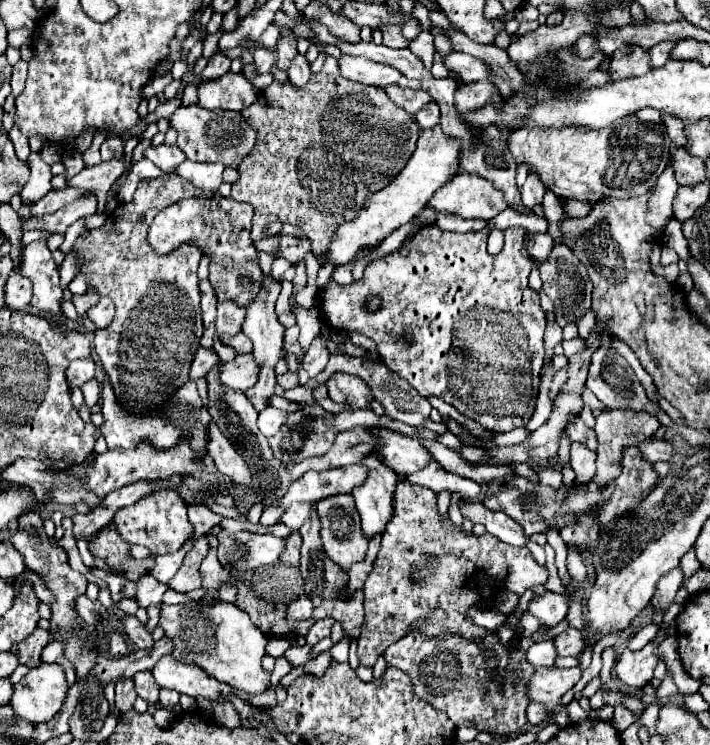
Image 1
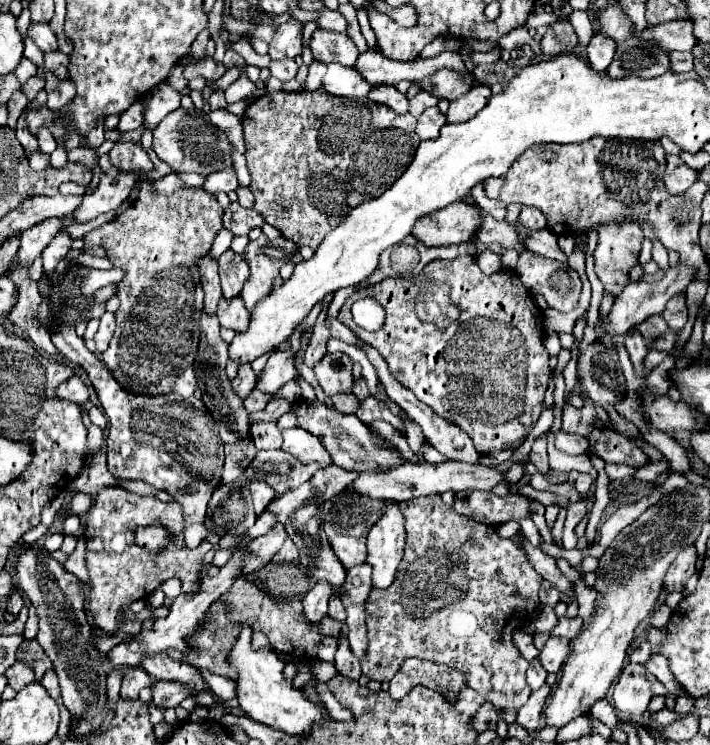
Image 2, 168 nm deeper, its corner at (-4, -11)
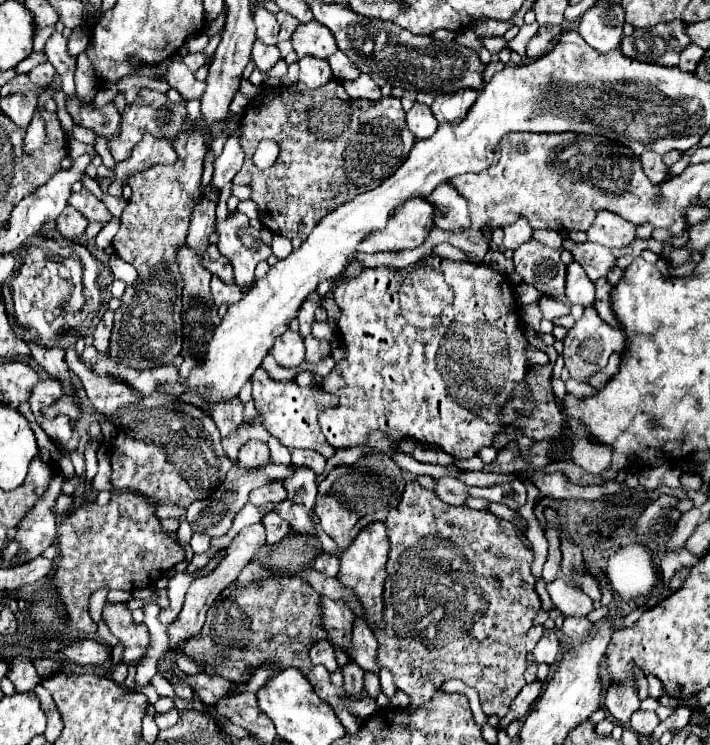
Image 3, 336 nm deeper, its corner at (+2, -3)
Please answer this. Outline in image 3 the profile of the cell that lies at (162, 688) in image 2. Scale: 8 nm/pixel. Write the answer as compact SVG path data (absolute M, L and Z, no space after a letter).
M195 673L195 675L183 675L181 681L189 683L197 697L203 703L215 703L221 697L227 697L227 693L231 691L233 683L219 677L219 675L207 675L207 673Z

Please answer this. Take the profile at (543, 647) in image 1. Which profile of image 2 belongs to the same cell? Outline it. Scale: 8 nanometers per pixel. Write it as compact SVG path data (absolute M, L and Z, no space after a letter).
M533 659L529 669L527 669L527 683L531 689L539 689L543 683L545 683L545 677L547 677L547 671L541 667L539 659Z

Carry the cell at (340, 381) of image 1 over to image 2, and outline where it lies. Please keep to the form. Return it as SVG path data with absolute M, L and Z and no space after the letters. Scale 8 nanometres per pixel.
M325 353L325 357L313 367L317 381L327 397L335 393L349 393L353 385L351 359L343 353Z

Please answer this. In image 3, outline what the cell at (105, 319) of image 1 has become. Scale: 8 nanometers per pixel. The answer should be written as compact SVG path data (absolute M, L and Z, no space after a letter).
M105 311L103 319L99 321L99 325L95 327L95 333L93 333L93 339L95 339L93 345L97 347L97 351L107 351L111 327L113 327L113 311Z

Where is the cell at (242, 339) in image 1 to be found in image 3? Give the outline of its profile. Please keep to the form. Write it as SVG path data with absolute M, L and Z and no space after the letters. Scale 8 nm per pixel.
M239 397L216 404L204 402L201 407L207 413L210 412L209 415L215 421L215 425L217 425L217 429L219 429L222 437L230 435L237 429L237 425L243 421L243 405L241 405Z

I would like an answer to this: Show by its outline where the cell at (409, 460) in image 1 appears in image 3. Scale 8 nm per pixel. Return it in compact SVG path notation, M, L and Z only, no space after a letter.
M257 369L253 373L253 401L257 411L263 415L263 425L267 427L267 431L275 437L279 437L279 441L293 449L313 449L317 453L321 453L323 457L333 457L335 455L335 447L331 447L325 439L323 439L323 431L319 427L319 411L325 411L329 407L336 407L339 398L334 394L321 391L321 385L311 385L301 389L295 381L273 381L263 369Z

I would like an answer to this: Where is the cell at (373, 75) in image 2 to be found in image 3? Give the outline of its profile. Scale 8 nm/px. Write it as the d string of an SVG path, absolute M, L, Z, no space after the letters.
M337 51L337 53L331 55L327 61L329 61L331 69L333 69L333 75L335 75L337 79L341 79L341 81L343 81L343 79L357 79L357 77L361 75L361 71L355 71L351 59L347 59L347 55L343 55L343 51Z

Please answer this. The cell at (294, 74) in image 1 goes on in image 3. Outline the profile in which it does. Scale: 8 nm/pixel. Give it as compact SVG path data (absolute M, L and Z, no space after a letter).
M259 39L253 45L253 63L265 73L279 61L279 49L275 45L265 45Z

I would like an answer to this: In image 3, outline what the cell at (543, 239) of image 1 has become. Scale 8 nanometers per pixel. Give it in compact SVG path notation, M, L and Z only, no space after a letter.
M449 183L439 185L431 197L431 203L437 205L435 213L435 225L441 229L451 229L451 231L465 231L471 227L471 217L469 217L469 207L467 199L455 191L455 187L449 187Z

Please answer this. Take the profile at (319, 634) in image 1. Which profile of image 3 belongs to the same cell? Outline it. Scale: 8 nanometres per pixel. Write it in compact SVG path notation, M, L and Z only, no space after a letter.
M323 639L323 641L317 641L313 647L311 647L311 651L309 651L309 655L311 655L311 661L315 663L315 665L325 665L329 671L337 671L337 661L335 661L335 653L333 653L333 647L331 647L331 643L327 643L327 639Z

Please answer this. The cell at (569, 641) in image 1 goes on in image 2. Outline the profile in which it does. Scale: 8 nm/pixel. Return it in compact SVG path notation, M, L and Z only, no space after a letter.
M551 637L541 649L539 661L549 673L557 673L565 665L567 655L569 655L569 641L561 637Z

